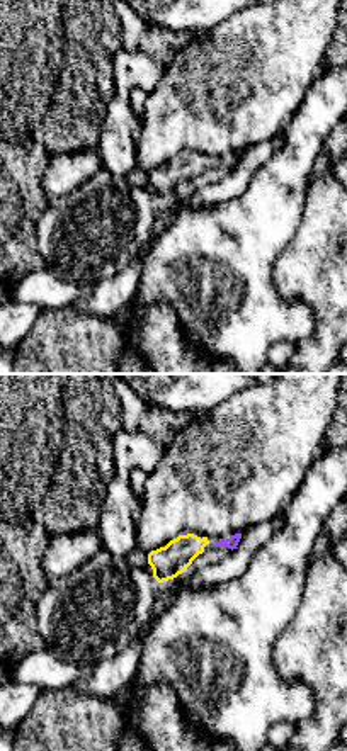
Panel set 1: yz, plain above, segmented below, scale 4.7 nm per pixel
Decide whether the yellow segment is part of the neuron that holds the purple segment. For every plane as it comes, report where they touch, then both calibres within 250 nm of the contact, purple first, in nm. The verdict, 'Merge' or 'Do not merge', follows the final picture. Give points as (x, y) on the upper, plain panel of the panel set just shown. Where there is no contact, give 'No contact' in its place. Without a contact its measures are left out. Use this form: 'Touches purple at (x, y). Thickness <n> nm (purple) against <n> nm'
Touches purple at (184, 153). Thickness 20 nm (purple) against 160 nm

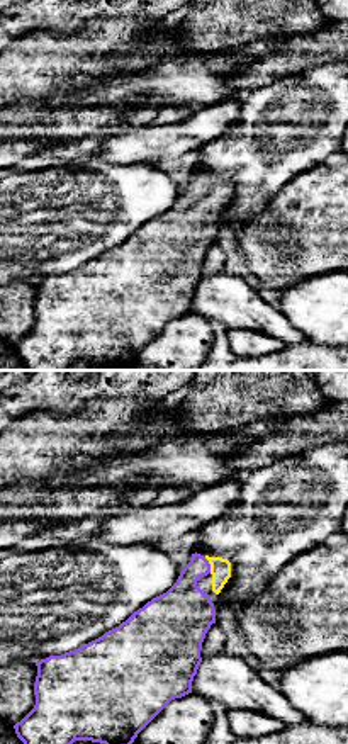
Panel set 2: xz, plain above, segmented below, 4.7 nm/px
Touches purple at (209, 184). Thickness 240 nm (purple) against 100 nm

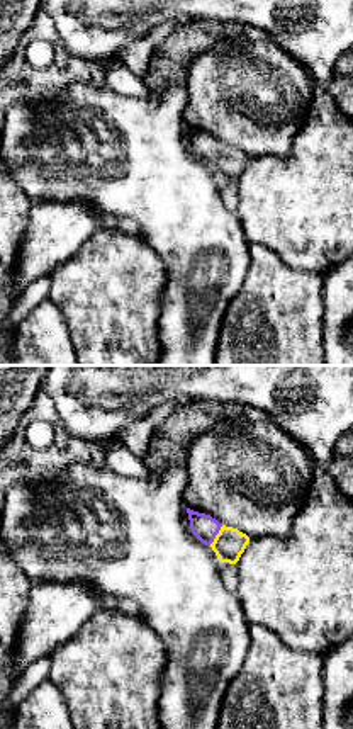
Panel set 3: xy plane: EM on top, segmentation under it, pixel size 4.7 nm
Touches purple at (216, 153). Thickness 120 nm (purple) against 150 nm

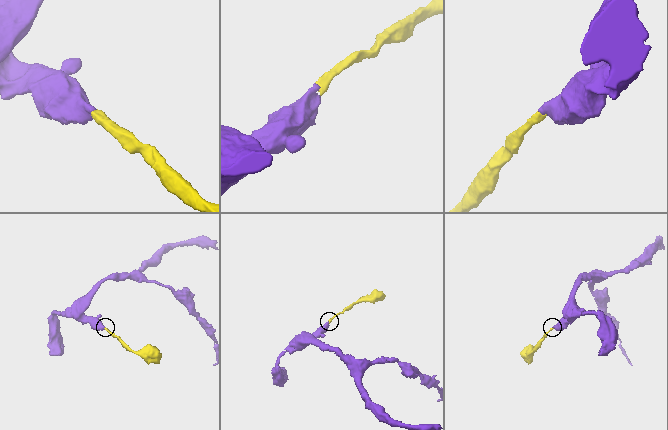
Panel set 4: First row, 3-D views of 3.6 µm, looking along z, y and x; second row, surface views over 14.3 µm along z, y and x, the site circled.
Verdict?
Merge

